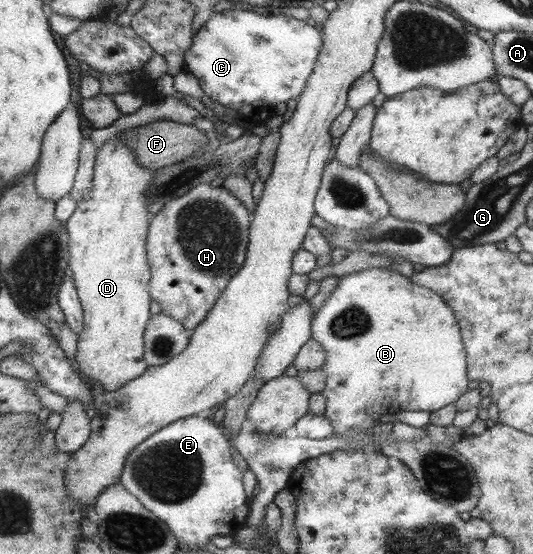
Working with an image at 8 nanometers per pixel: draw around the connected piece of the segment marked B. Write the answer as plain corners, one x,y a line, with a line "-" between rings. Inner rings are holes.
370,268
342,276
337,287
332,291
332,294
314,313
311,321
311,337
326,352
326,359
321,367
322,373
326,375
326,382
324,382
324,389
322,389
321,393
326,399
323,415
330,421
333,433
370,431
371,434
374,434
377,432
378,427
376,419
382,417
382,415
386,415
386,413
394,414
399,411
436,411
441,407
447,406
449,403
454,404
467,391
467,363
464,363
464,359
467,359
467,357
464,357
465,348
462,347
463,340
460,337
459,324
456,323
456,318
452,314
452,310
450,310
446,302
436,295
436,293
424,287
416,286
408,278
395,273
392,269

